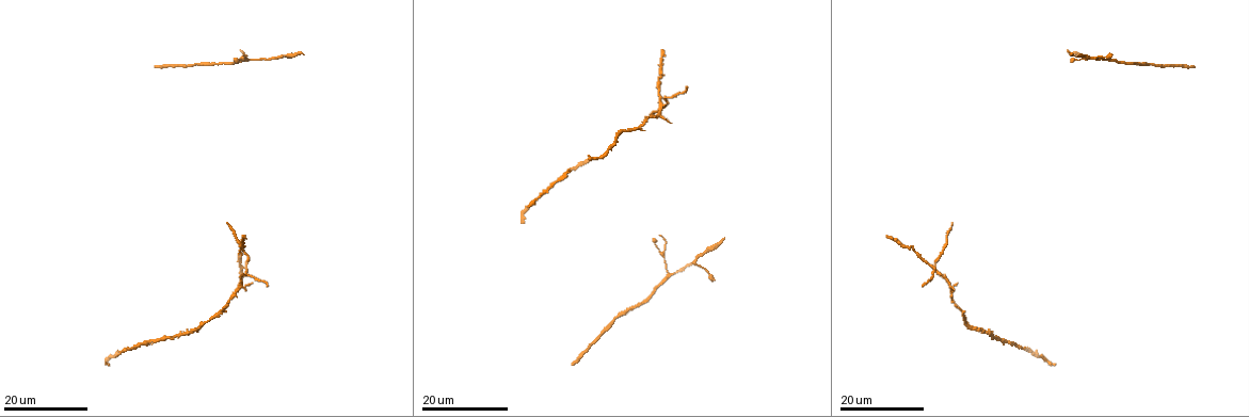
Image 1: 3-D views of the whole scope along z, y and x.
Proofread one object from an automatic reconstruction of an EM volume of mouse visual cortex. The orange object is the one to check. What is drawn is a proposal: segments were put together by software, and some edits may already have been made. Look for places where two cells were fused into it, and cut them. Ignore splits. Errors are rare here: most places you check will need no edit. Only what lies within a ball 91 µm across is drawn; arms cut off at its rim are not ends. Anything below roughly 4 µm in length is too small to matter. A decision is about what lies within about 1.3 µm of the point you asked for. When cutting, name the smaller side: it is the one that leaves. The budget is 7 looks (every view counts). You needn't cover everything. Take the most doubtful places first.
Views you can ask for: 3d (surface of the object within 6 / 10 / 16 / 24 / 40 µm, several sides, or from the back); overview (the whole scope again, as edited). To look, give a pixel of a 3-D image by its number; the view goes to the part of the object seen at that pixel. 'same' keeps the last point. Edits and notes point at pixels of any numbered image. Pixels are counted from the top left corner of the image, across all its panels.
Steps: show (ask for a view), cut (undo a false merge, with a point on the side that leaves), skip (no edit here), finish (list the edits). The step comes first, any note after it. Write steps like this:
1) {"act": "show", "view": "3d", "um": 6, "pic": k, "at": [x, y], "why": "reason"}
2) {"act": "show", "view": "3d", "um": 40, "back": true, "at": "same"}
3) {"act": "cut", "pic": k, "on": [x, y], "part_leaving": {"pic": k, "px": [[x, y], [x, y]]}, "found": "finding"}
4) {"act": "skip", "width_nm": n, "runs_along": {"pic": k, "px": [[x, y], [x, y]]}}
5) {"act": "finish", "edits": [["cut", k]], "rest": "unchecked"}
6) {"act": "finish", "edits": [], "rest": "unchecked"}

{"act": "show", "view": "3d", "um": 16, "pic": 1, "at": [665, 252], "why": "three-way junction"}

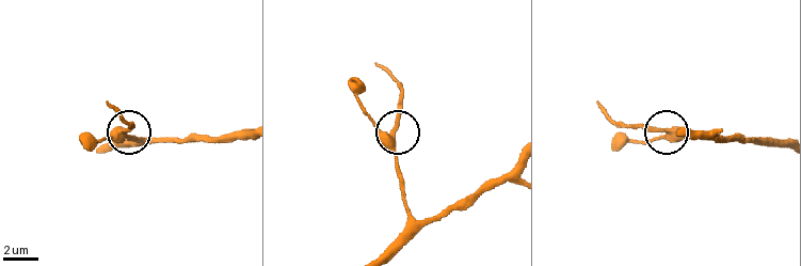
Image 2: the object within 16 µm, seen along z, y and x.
{"act": "show", "view": "3d", "um": 6, "pic": 2, "at": [668, 130], "why": "closer look"}

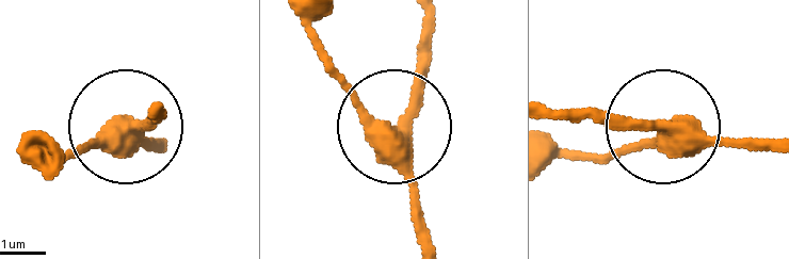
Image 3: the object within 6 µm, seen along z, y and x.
{"act": "skip", "side_arm_um": 5, "arms": 3, "found": "continuous, no second cell"}

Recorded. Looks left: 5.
{"act": "show", "view": "3d", "um": 16, "pic": 1, "at": [660, 97]}

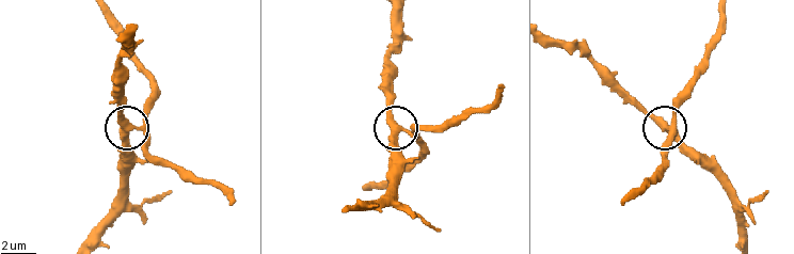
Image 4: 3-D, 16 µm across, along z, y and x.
{"act": "show", "view": "3d", "um": 10, "pic": 4, "at": [124, 130], "why": "closer look"}

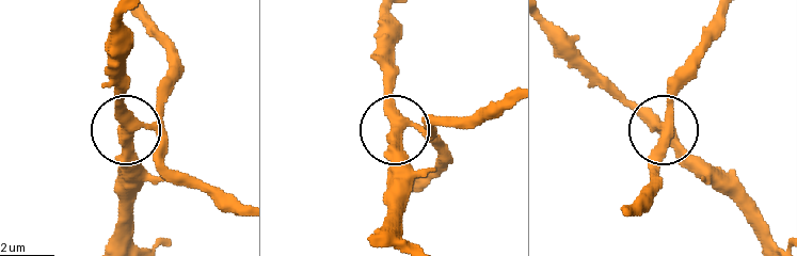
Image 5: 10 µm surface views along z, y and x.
{"act": "cut", "pic": 5, "on": [166, 88], "width_nm": 360, "part_leaving": {"pic": 5, "px": [[155, 125], [169, 51], [148, 17]]}, "found": "a second cell is stuck on"}

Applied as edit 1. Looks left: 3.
{"act": "show", "view": "3d", "um": 16, "pic": 4, "at": [585, 42], "why": "a fork"}

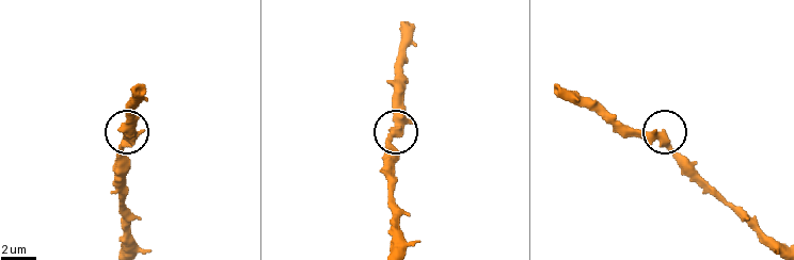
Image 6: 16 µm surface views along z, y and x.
{"act": "skip", "width_nm": 290, "runs_along": {"pic": 6, "px": [[694, 163], [683, 159], [661, 132], [615, 132]]}, "found": "one cell here"}

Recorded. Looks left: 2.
{"act": "show", "view": "3d", "um": 24, "pic": 1, "at": [252, 61], "why": "side arm on a straight run"}

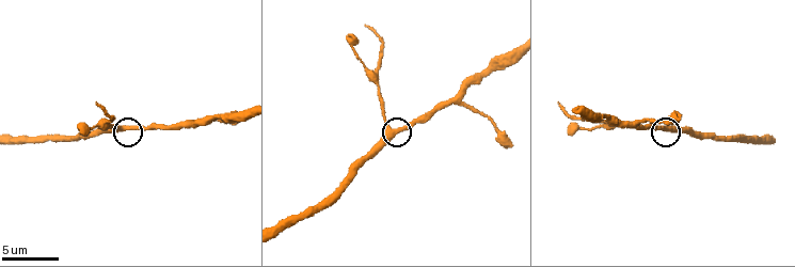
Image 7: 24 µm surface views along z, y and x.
{"act": "show", "view": "3d", "um": 10, "pic": 7, "at": [393, 134]}

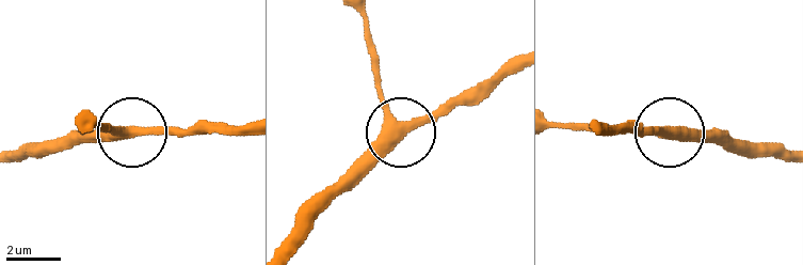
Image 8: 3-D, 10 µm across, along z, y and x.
{"act": "skip", "width_nm": 350, "found": "all the same cell"}

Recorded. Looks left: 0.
{"act": "finish", "edits": [["cut", 5]], "rest": "unchecked"}

